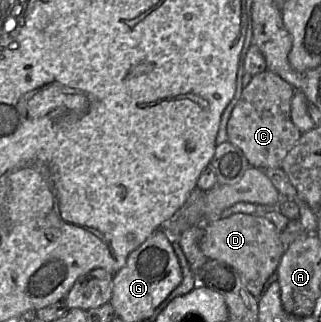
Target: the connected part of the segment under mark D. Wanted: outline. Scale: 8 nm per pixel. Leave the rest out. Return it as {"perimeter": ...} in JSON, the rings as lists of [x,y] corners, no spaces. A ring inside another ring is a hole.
{"perimeter":[[[237,213],[203,225],[205,233],[200,243],[202,253],[208,259],[225,262],[234,268],[248,291],[259,298],[263,294],[263,285],[277,271],[285,252],[279,239],[281,231],[271,221],[256,214]]]}

